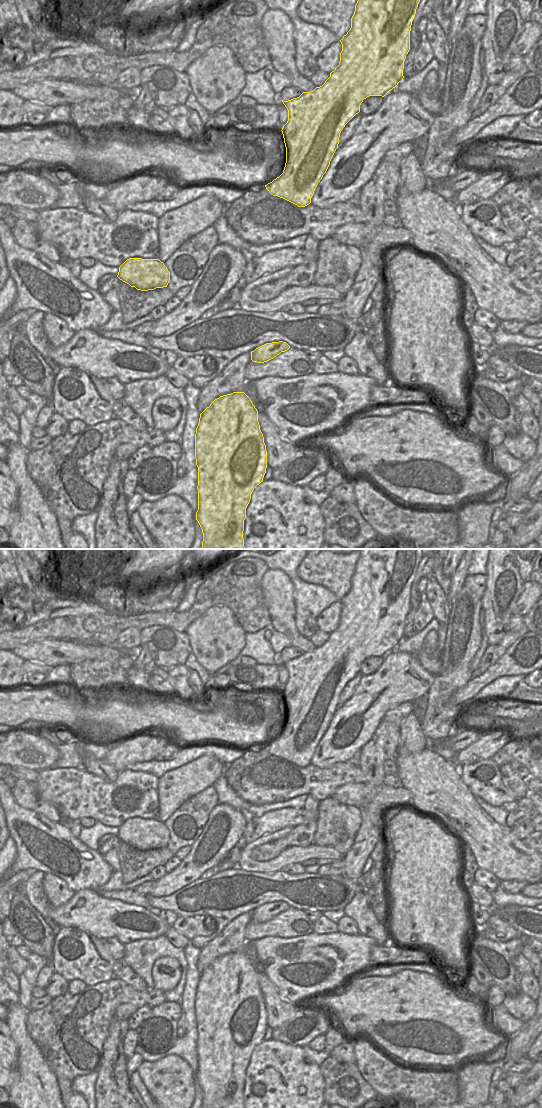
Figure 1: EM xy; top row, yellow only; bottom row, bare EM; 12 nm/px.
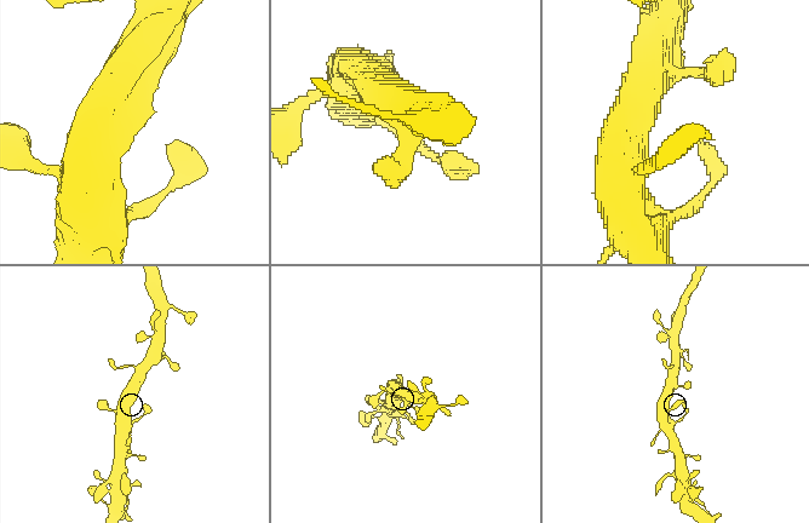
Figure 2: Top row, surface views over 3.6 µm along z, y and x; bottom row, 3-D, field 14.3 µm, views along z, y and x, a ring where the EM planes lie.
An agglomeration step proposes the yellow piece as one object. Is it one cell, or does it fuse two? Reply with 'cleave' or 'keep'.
keep

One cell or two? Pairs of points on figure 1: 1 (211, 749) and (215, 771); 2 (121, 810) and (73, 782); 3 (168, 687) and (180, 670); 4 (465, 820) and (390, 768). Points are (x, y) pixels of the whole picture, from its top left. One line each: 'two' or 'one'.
1: two
2: one
3: two
4: two

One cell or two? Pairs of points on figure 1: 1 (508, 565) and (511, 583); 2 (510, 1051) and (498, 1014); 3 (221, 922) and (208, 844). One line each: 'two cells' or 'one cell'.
1: one cell
2: two cells
3: two cells

